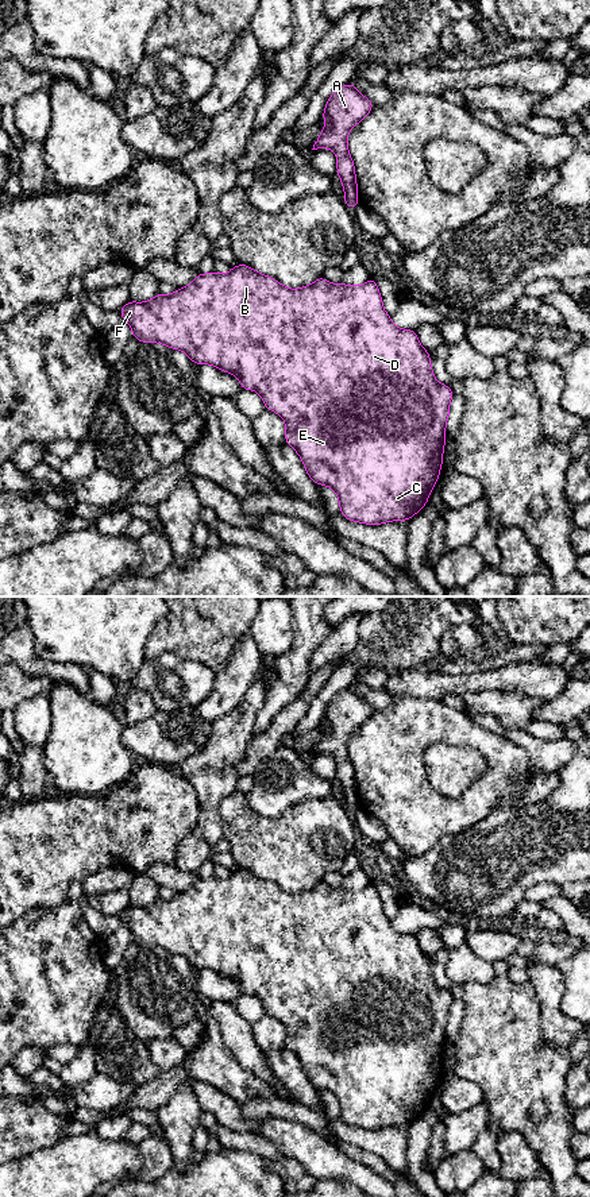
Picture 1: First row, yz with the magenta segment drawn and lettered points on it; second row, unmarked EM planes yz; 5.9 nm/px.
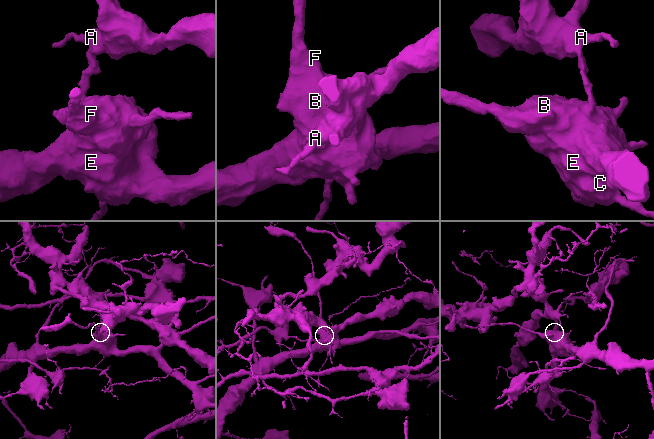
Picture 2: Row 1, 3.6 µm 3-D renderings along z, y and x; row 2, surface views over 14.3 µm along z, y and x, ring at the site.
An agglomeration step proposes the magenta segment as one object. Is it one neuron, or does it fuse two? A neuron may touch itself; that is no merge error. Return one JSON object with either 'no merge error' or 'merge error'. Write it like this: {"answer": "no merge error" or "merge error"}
{"answer": "merge error"}

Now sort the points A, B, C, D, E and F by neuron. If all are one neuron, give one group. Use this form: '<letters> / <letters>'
A / B C D E F

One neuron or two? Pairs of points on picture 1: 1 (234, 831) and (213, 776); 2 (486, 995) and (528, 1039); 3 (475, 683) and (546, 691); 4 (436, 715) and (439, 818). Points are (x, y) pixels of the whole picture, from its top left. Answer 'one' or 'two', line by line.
1: two
2: one
3: one
4: one

